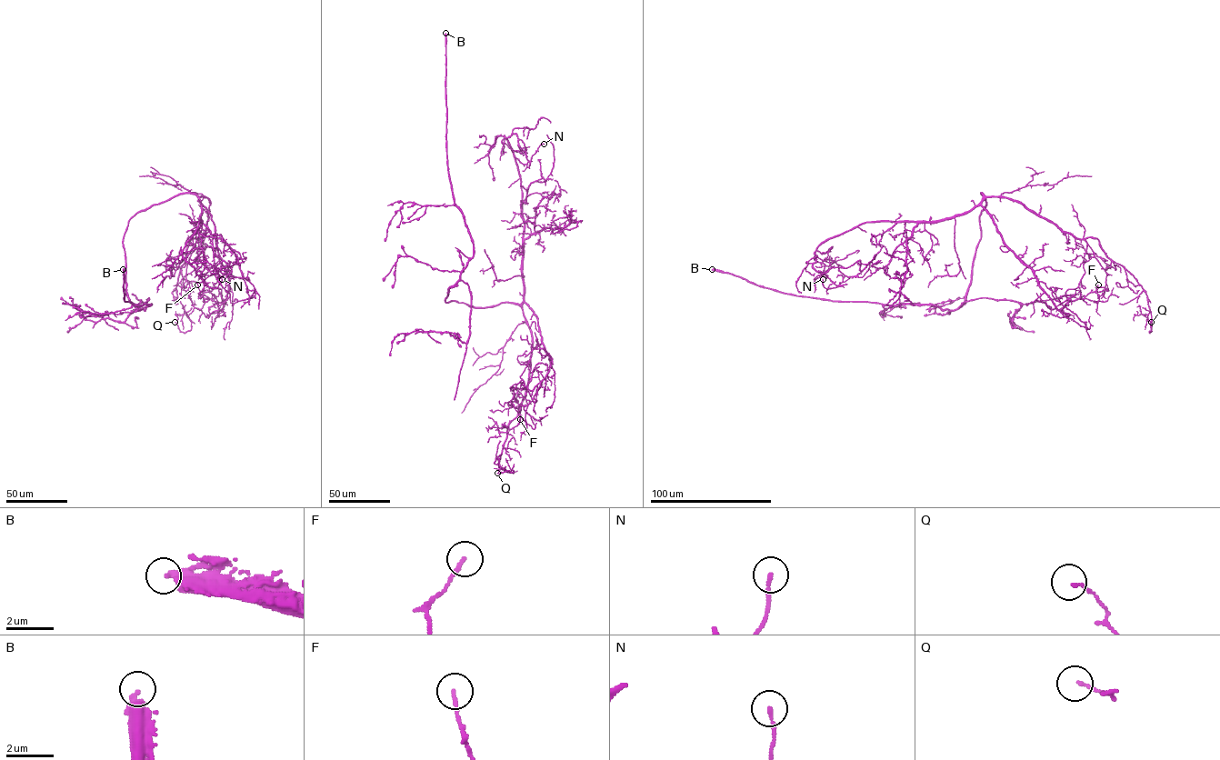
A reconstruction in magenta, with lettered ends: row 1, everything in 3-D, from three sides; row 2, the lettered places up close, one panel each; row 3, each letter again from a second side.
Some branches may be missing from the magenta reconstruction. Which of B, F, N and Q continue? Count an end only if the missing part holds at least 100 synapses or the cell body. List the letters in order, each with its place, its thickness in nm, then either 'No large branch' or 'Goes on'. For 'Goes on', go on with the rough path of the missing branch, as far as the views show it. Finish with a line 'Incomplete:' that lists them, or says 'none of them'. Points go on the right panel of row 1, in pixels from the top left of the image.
B: Place: (712, 269). Thickness 360 nm. Goes on
F: Place: (1098, 284). Thickness 130 nm. No large branch
N: Place: (823, 279). Thickness 150 nm. No large branch
Q: Place: (1151, 322). Thickness 110 nm. No large branch
Incomplete: B

